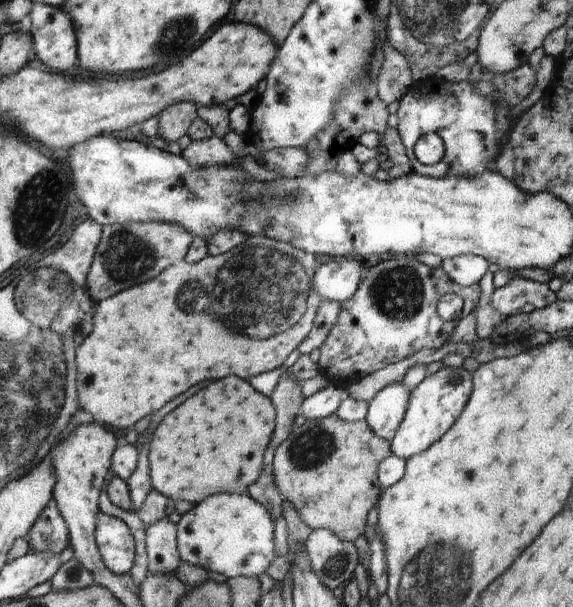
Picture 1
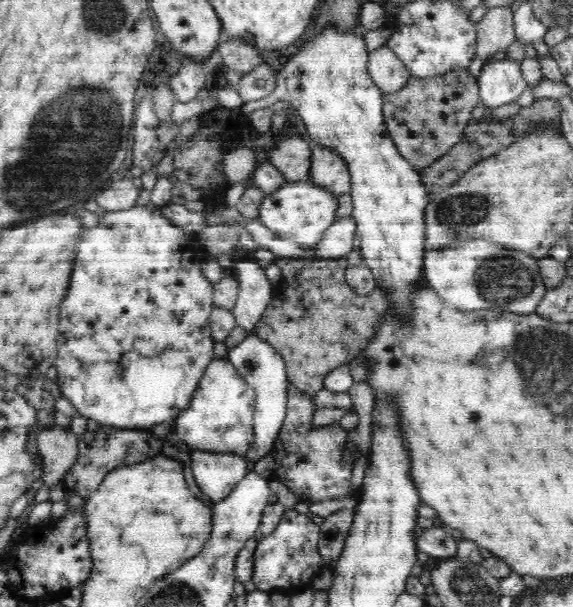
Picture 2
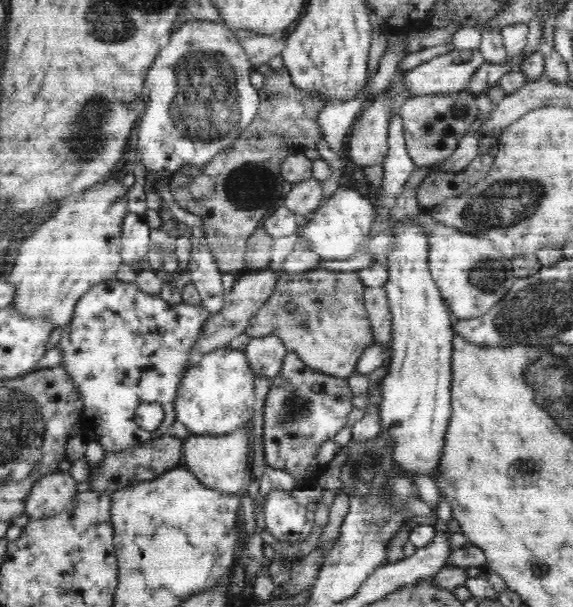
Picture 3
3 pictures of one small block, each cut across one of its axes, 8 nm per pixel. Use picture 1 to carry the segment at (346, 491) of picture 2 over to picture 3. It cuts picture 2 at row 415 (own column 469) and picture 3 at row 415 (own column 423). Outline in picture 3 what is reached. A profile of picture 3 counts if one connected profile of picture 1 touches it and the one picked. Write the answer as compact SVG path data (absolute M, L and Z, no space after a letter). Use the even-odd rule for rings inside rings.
M288 351L282 365L280 374L272 379L270 391L264 404L264 440L265 462L267 467L282 469L300 483L306 485L317 485L315 474L318 472L319 464L316 456L316 448L320 444L338 434L348 424L348 414L352 410L353 393L348 385L347 378L337 378L330 374L311 370L299 358L294 351Z

